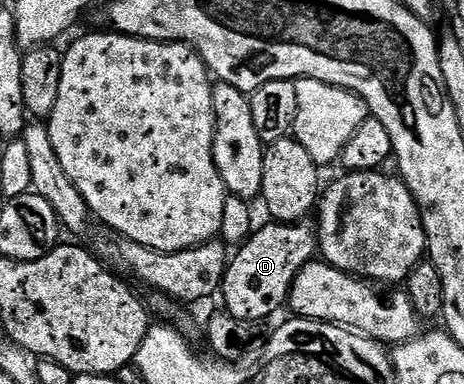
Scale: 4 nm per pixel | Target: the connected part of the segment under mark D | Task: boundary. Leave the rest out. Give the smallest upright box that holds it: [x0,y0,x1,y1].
[220,223,318,322]

